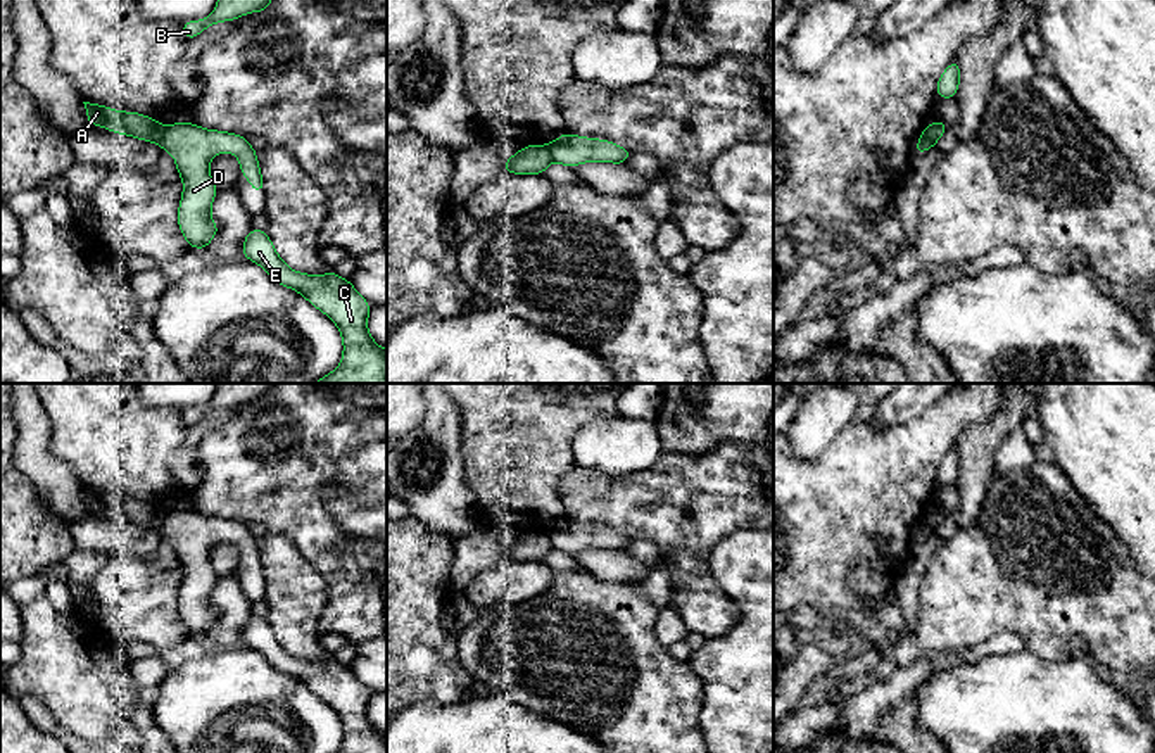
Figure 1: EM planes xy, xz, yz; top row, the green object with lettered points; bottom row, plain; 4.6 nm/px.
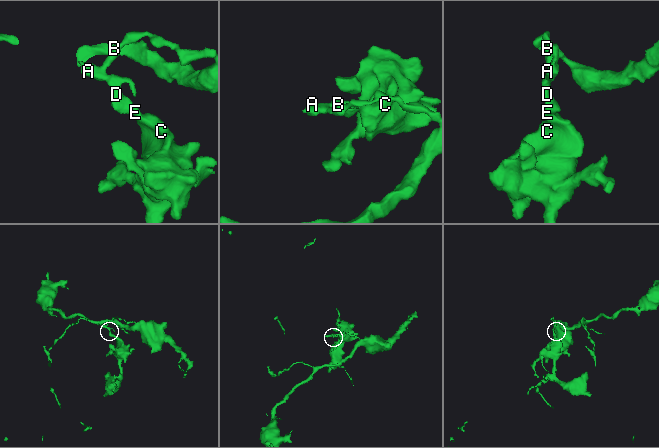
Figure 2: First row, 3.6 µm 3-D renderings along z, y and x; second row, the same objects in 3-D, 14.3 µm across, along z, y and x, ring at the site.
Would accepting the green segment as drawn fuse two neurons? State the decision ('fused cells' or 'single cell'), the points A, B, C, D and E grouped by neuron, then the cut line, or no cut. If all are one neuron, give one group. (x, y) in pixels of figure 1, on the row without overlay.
fused cells | A B / C D E | xy (164, 513), (159, 531)

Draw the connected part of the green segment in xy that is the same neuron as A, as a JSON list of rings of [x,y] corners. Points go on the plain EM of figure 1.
[[[83,490],[90,513],[102,513],[119,522],[161,532],[164,511],[157,509],[155,506],[138,499],[114,497],[100,490]]]

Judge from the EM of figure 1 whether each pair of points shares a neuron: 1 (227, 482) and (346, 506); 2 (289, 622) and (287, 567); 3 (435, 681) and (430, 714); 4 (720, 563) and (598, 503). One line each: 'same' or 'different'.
1: different
2: same
3: different
4: different

